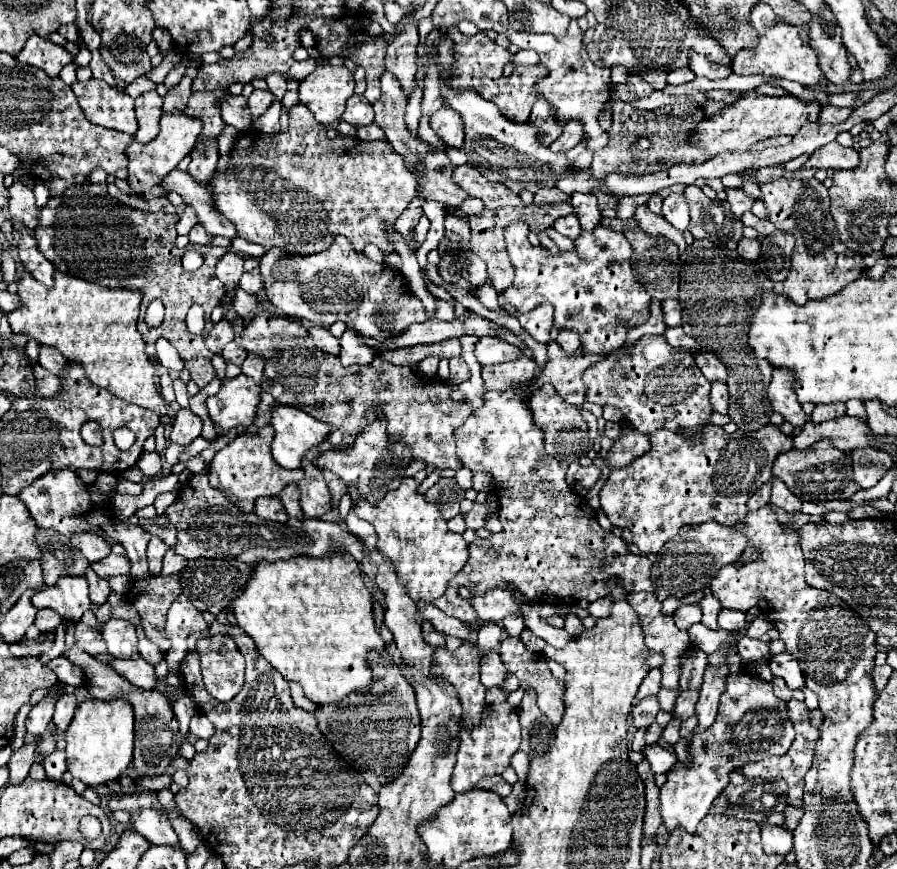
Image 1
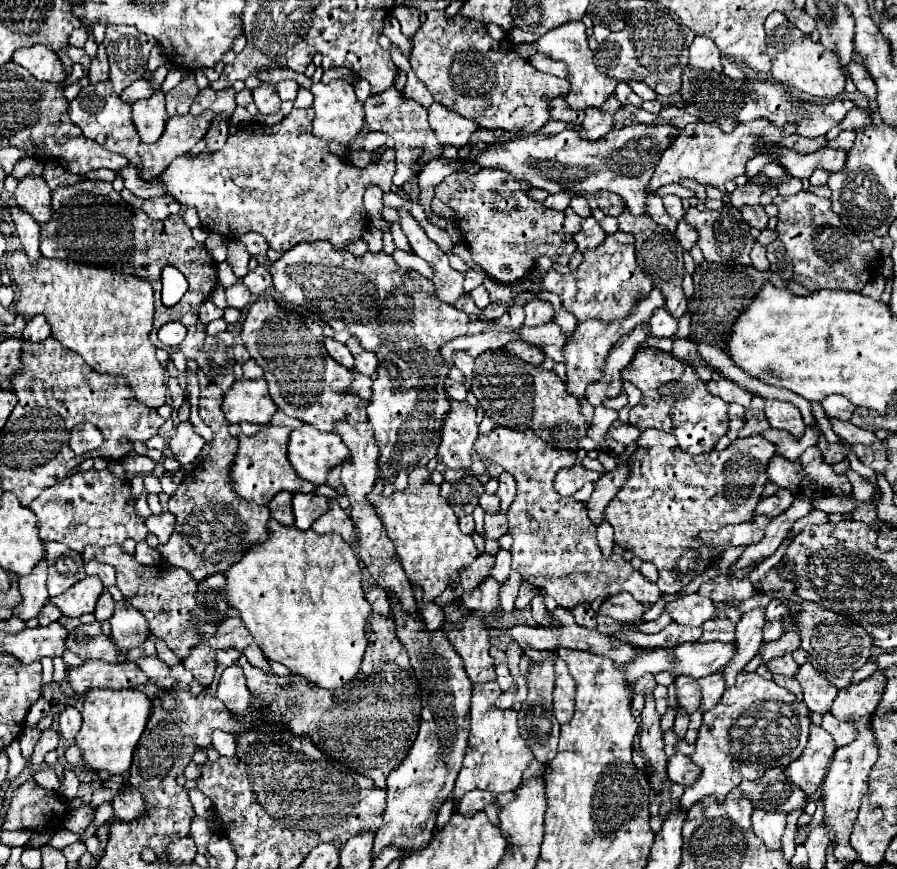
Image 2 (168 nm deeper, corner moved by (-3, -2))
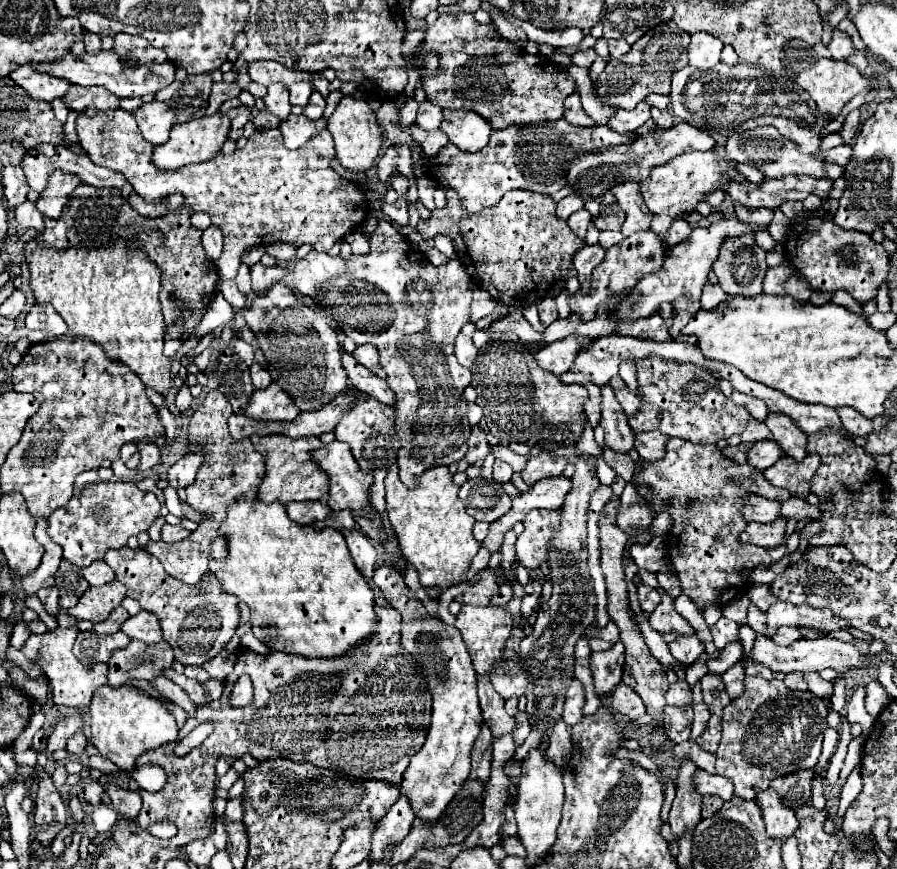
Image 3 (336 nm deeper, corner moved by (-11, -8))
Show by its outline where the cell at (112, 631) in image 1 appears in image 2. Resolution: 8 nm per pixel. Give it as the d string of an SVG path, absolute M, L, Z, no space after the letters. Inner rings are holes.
M121 600L115 604L115 614L111 616L111 640L121 650L121 656L127 658L127 652L137 644L145 642L147 620L137 608Z

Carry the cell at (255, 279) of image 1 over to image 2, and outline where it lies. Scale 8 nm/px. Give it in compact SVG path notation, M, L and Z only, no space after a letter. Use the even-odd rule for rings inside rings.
M257 266L253 272L249 272L247 276L243 276L243 284L251 290L251 294L259 296L265 294L271 286L271 274L265 266Z

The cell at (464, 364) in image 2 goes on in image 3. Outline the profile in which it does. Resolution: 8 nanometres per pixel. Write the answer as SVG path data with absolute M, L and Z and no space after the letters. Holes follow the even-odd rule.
M459 334L459 336L455 338L455 356L457 356L457 360L459 360L465 368L469 368L469 366L475 362L477 348L475 348L475 344L473 344L473 340L471 340L469 336Z

